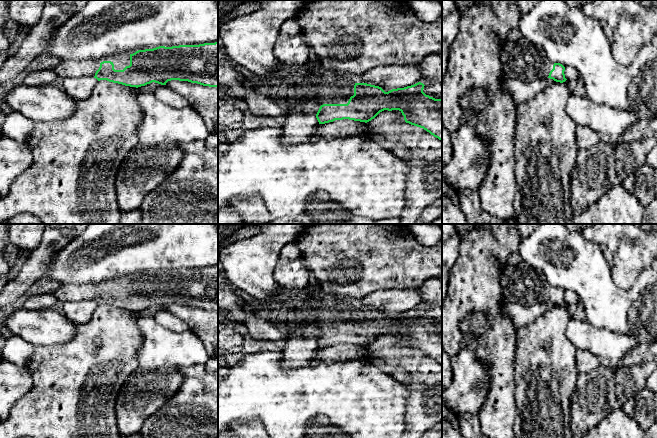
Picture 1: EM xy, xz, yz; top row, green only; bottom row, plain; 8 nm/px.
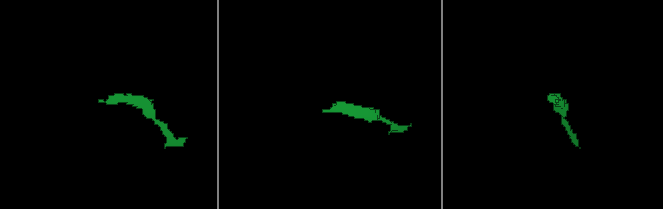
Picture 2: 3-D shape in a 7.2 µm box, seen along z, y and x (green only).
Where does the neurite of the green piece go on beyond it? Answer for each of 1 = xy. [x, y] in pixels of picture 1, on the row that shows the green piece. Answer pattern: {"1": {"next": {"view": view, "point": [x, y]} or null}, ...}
{"1": {"next": {"view": "xy", "point": [75, 68]}}}

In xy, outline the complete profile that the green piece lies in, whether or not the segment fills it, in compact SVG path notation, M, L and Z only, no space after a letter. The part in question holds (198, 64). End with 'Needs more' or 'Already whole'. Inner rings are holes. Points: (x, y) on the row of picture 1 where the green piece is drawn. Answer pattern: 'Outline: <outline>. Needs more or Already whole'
Outline: M218 42L159 46L103 59L60 61L50 69L59 79L94 77L136 88L152 82L166 85L171 80L218 87Z. Needs more

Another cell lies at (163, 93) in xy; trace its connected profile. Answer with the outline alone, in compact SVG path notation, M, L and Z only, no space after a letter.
M166 85L158 87L154 94L156 99L176 109L182 109L189 106L188 101L183 96L170 89Z

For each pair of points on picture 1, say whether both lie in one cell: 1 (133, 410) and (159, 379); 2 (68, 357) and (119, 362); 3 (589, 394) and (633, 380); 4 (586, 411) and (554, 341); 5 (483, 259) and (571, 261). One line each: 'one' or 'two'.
1: one
2: one
3: one
4: two
5: two

